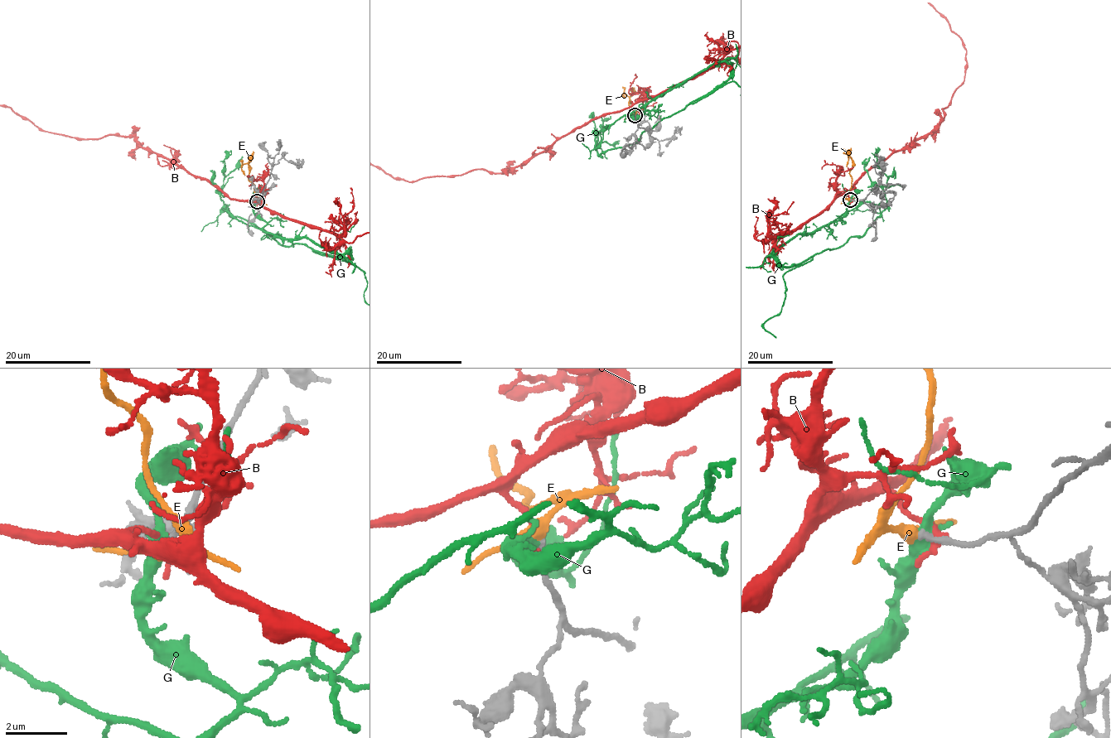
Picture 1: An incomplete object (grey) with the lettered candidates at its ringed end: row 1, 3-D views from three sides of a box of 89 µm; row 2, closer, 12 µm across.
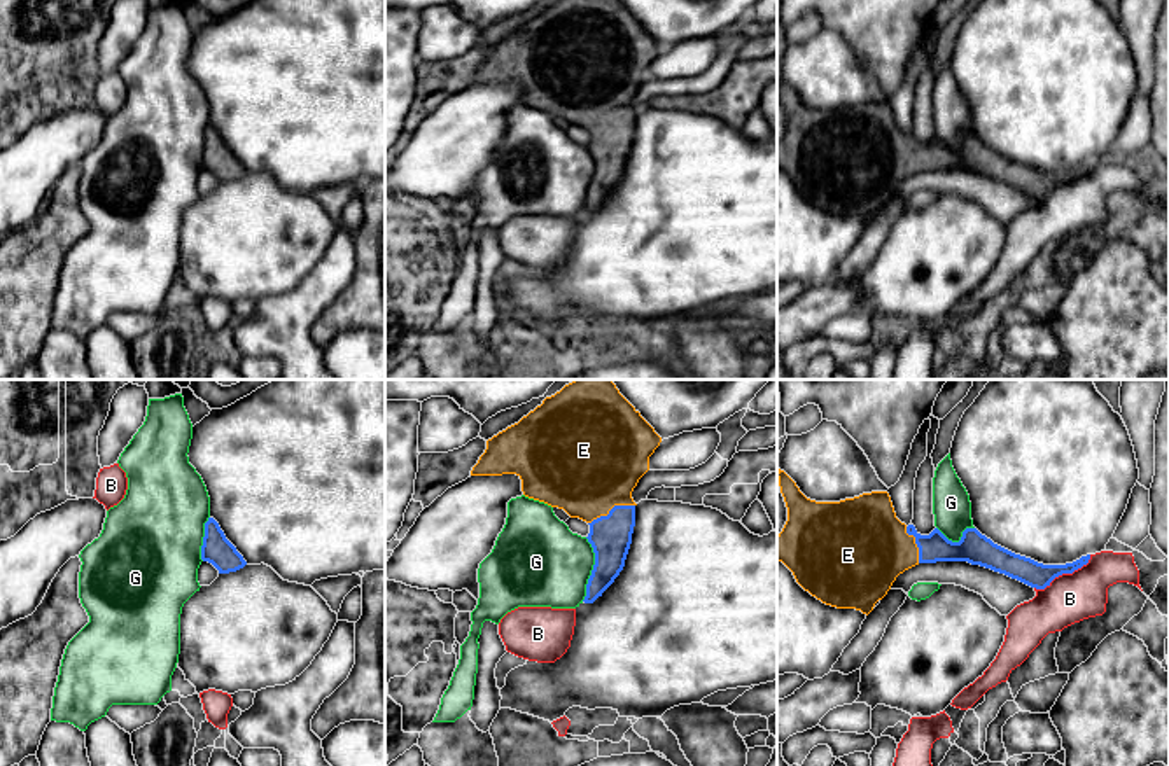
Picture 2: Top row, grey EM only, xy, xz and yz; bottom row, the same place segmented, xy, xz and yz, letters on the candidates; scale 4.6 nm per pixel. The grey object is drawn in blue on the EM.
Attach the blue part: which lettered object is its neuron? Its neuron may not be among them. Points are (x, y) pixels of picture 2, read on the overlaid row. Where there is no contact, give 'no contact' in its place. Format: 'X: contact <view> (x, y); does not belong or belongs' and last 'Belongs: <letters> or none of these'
B: contact yz (1064, 572); does not belong
E: contact xz (611, 509); belongs
G: contact xz (594, 569); does not belong
Belongs: E

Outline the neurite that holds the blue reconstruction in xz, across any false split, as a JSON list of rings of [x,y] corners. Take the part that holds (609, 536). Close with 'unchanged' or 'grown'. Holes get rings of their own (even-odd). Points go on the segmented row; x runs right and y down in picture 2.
[[[574,380],[560,392],[546,397],[541,406],[518,423],[486,441],[486,449],[472,467],[471,476],[516,474],[525,497],[564,509],[570,518],[590,525],[588,542],[595,553],[595,565],[586,584],[584,603],[593,603],[614,582],[625,567],[635,526],[635,502],[632,491],[649,470],[649,456],[662,437],[640,413],[620,393],[612,380]]] | grown

